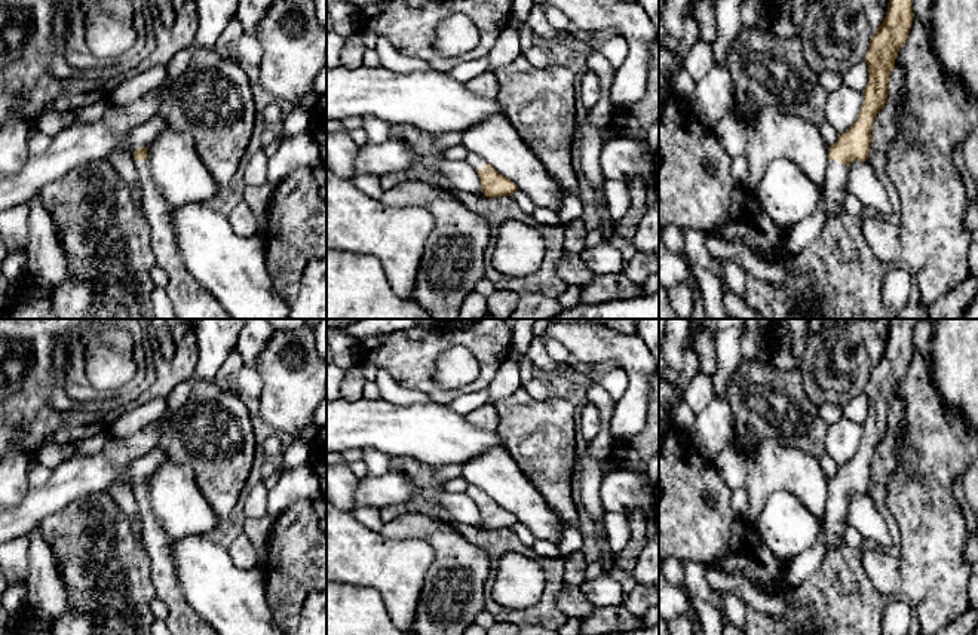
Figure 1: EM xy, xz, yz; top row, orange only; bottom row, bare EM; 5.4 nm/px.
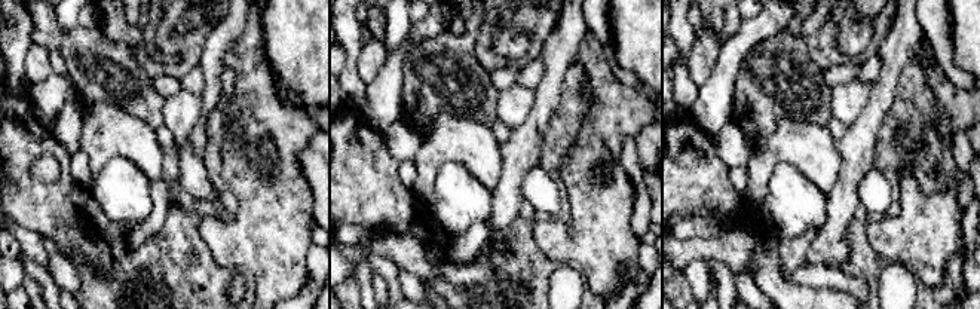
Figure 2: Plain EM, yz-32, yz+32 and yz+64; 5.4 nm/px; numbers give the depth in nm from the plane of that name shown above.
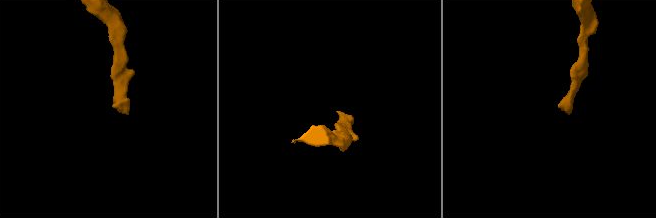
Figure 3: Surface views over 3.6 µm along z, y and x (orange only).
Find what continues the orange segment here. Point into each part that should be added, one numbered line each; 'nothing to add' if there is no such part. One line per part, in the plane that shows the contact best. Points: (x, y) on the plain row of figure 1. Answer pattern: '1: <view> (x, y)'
1: yz (836, 512)

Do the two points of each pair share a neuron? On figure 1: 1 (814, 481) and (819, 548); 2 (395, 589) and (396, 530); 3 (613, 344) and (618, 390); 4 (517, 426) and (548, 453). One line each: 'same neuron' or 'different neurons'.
1: different neurons
2: different neurons
3: different neurons
4: same neuron

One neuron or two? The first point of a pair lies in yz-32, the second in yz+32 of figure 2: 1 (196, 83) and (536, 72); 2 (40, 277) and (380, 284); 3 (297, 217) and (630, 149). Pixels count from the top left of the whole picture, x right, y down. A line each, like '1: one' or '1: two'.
1: one
2: one
3: two

